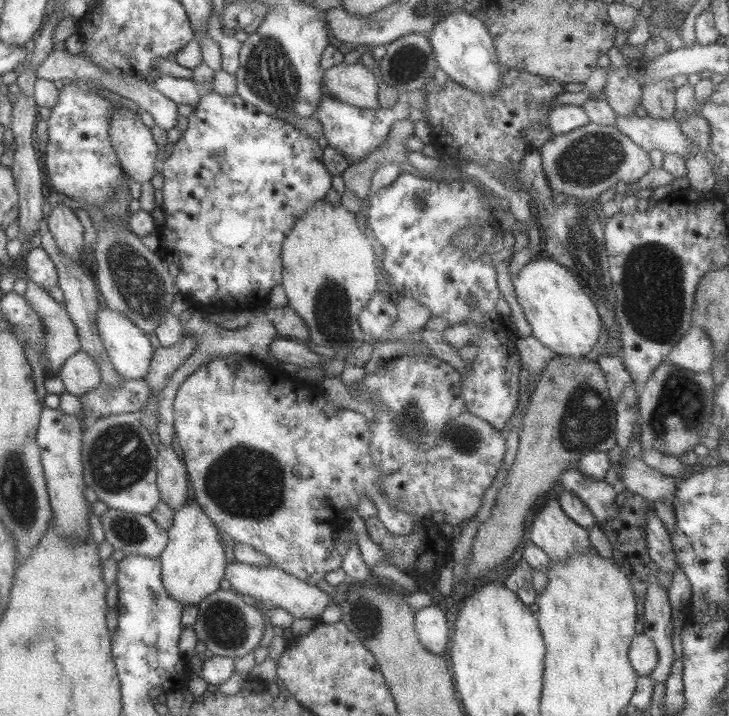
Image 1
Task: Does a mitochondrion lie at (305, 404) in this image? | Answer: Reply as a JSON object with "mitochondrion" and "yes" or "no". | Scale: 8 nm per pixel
{"mitochondrion":"no"}

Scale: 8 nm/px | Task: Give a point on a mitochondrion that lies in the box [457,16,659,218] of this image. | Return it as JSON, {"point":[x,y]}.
{"point":[589,158]}

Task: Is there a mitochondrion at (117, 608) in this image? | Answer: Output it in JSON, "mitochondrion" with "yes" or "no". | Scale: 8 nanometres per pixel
{"mitochondrion":"no"}

